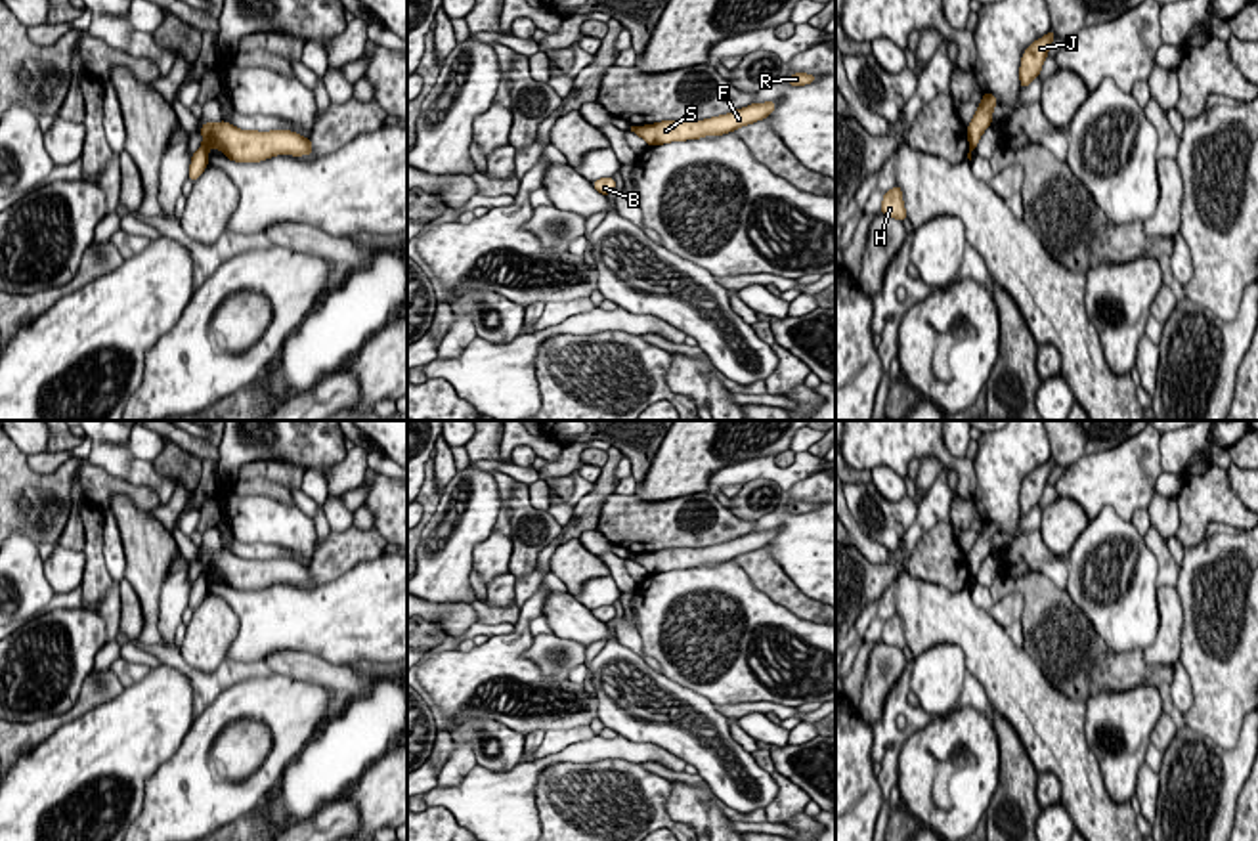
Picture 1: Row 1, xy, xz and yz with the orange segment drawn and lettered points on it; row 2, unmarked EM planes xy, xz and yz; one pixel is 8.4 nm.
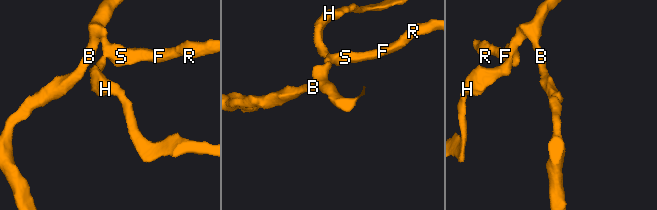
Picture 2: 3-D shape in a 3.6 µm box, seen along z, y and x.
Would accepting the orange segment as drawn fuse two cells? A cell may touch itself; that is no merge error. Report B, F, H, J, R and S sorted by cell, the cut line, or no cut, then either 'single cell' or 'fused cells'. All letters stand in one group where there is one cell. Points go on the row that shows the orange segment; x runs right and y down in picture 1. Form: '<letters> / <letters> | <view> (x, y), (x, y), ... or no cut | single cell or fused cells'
B F J R S / H | xy (203, 142), (207, 148) | fused cells

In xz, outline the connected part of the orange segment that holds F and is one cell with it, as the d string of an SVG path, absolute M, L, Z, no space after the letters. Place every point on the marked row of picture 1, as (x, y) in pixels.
M776 101L751 103L744 109L705 120L663 120L646 126L635 126L633 132L640 136L650 147L669 141L698 140L704 136L721 136L734 132L740 126L767 119L774 107Z

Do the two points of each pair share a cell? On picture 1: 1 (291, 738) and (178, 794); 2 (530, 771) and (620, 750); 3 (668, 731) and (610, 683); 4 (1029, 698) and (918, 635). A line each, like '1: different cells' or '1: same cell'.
1: same cell
2: same cell
3: same cell
4: same cell

